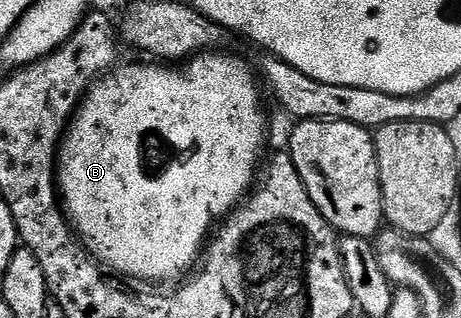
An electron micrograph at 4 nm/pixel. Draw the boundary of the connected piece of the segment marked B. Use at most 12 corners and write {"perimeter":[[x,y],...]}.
{"perimeter":[[123,64],[58,147],[103,270],[175,280],[251,192],[255,70]]}

